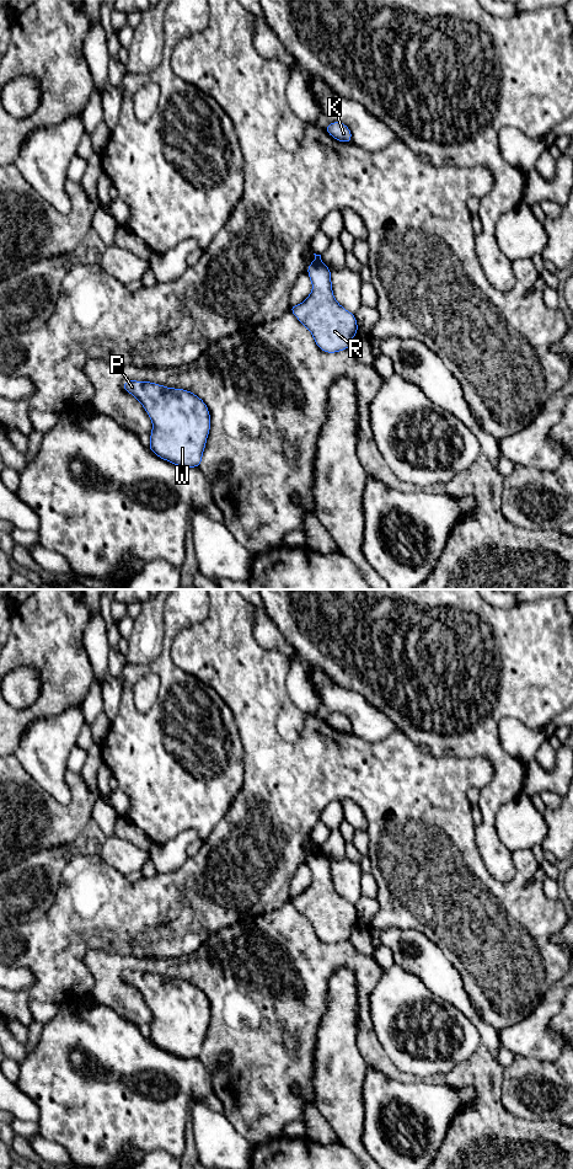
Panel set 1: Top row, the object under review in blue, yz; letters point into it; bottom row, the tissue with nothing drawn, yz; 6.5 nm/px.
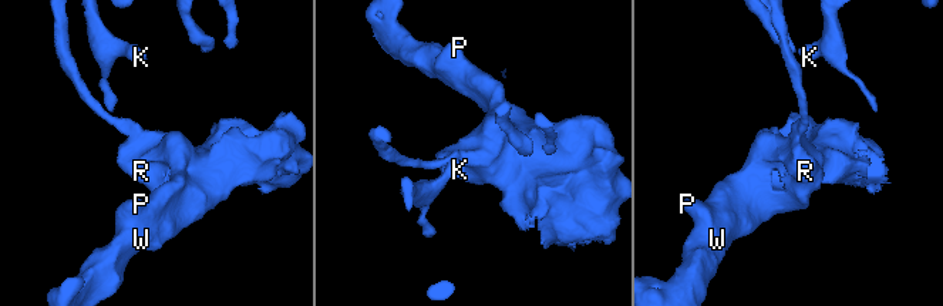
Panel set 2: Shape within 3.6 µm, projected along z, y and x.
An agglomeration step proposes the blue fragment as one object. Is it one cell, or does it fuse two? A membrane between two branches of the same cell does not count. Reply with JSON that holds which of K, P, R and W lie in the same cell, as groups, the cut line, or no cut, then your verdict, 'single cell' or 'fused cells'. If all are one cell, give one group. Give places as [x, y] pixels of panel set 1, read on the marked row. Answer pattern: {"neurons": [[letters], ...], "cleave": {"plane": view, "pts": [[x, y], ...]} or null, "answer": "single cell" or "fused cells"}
{"neurons": [["K"], ["P", "R", "W"]], "cleave": {"plane": "yz", "pts": [[314, 261], [321, 263]]}, "answer": "fused cells"}

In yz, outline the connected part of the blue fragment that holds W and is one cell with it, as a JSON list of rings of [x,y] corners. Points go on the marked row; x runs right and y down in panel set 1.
[[[127,380],[123,389],[145,409],[152,422],[149,449],[182,468],[198,468],[210,431],[210,413],[196,394],[151,381]]]

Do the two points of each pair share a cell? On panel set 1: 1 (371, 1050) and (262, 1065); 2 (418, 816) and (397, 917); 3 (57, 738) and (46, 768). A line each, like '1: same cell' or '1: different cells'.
1: same cell
2: same cell
3: same cell

